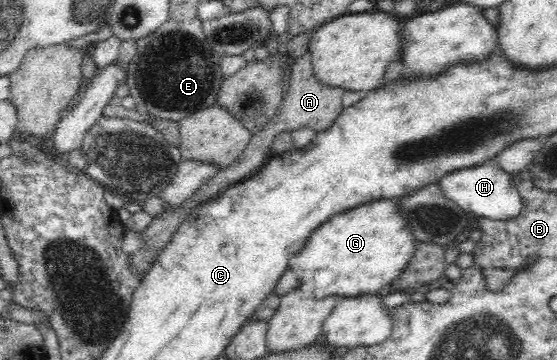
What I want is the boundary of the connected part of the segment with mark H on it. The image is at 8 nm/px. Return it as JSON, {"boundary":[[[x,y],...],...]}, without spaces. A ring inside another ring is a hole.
{"boundary":[[[493,160],[478,166],[467,167],[441,177],[437,184],[446,198],[452,199],[464,211],[472,211],[480,218],[506,220],[518,217],[523,208],[522,197],[514,183],[516,175],[504,171]]]}

